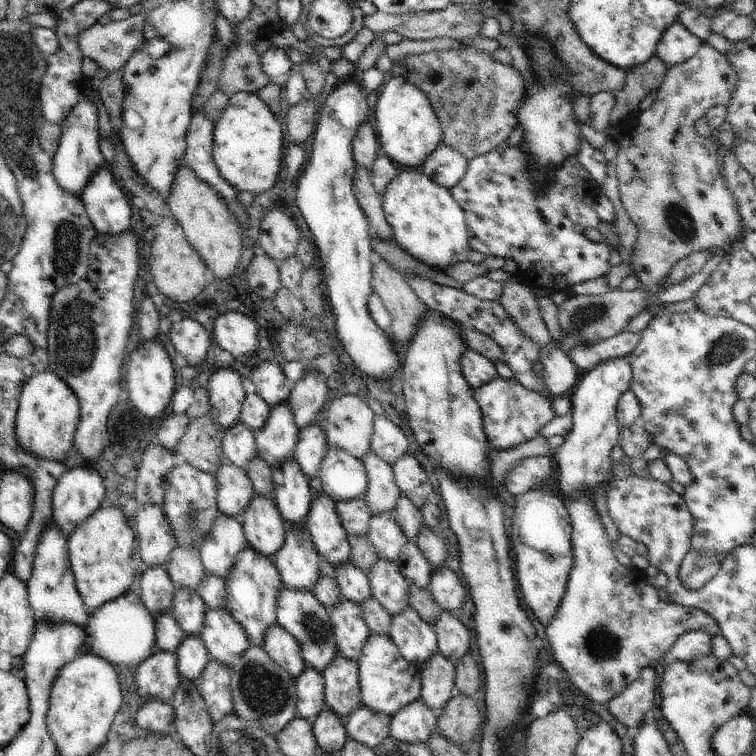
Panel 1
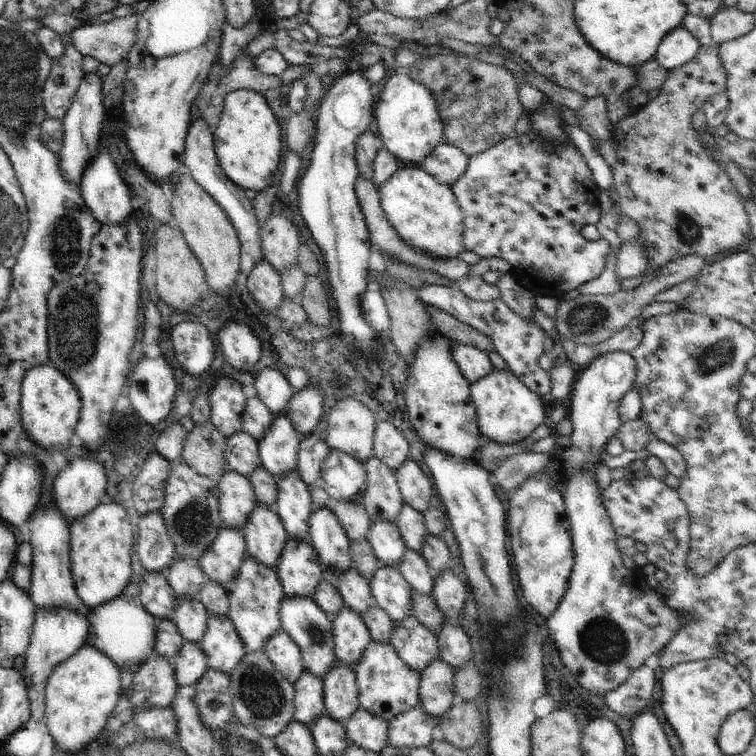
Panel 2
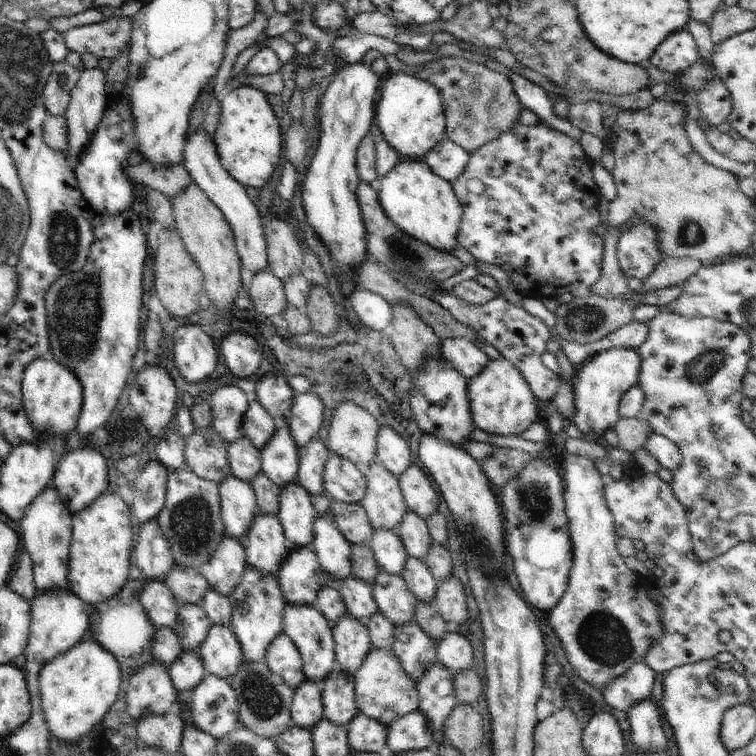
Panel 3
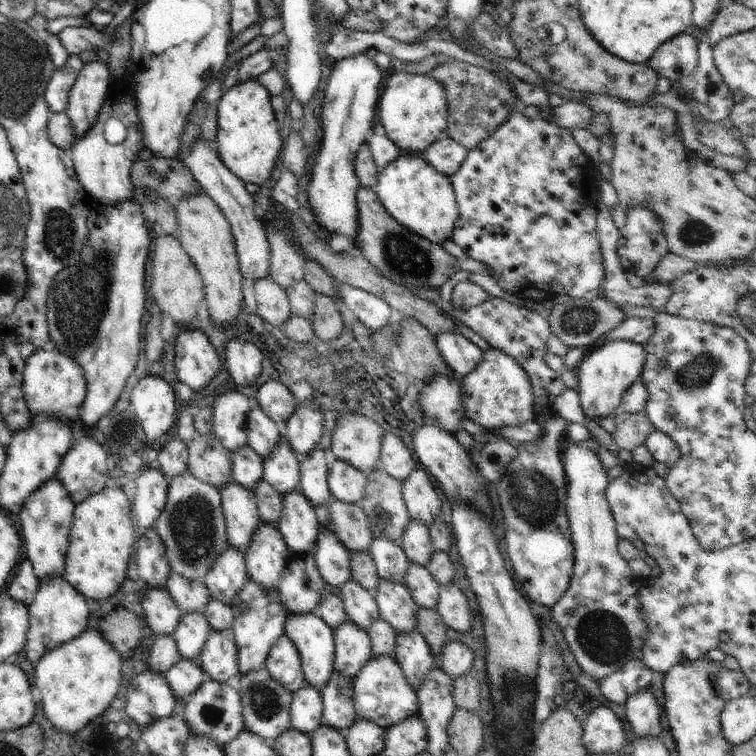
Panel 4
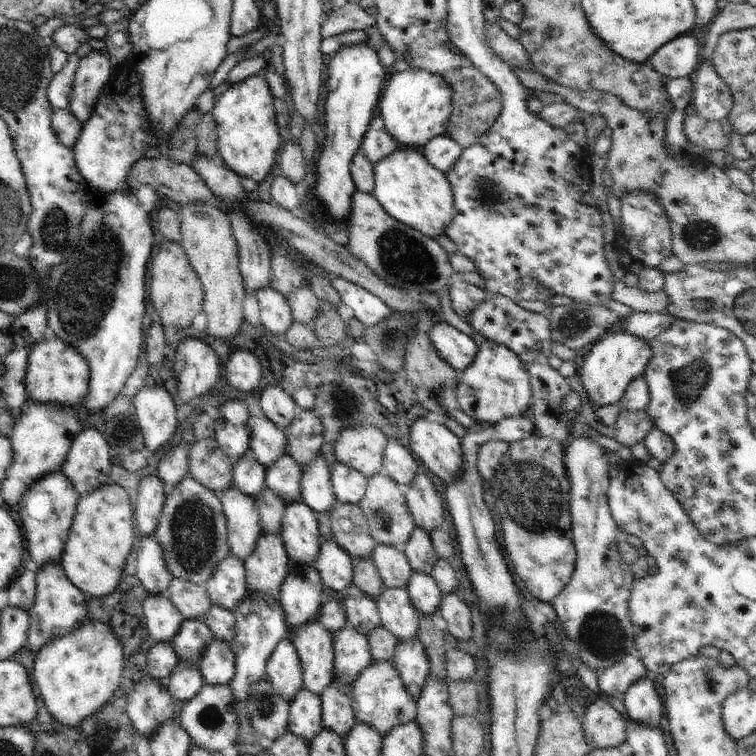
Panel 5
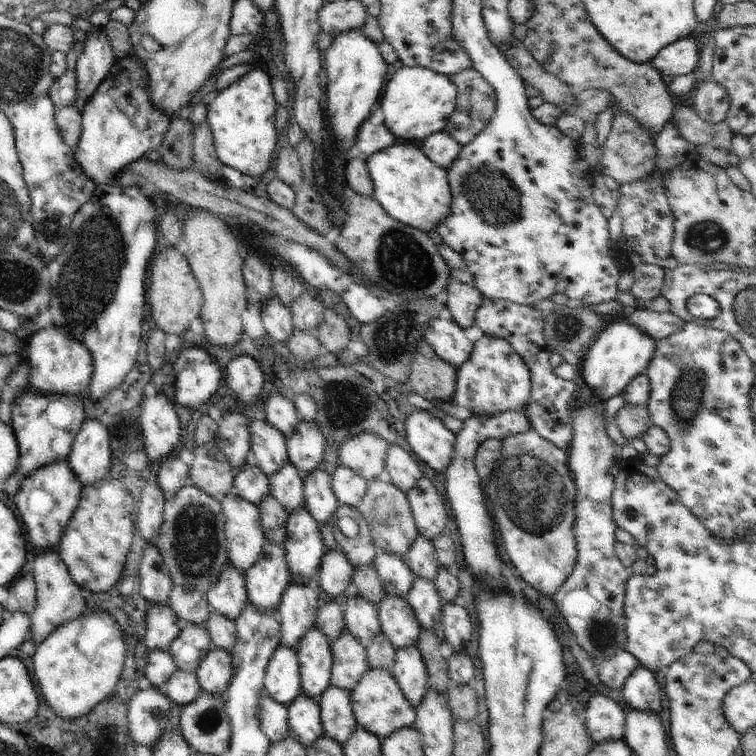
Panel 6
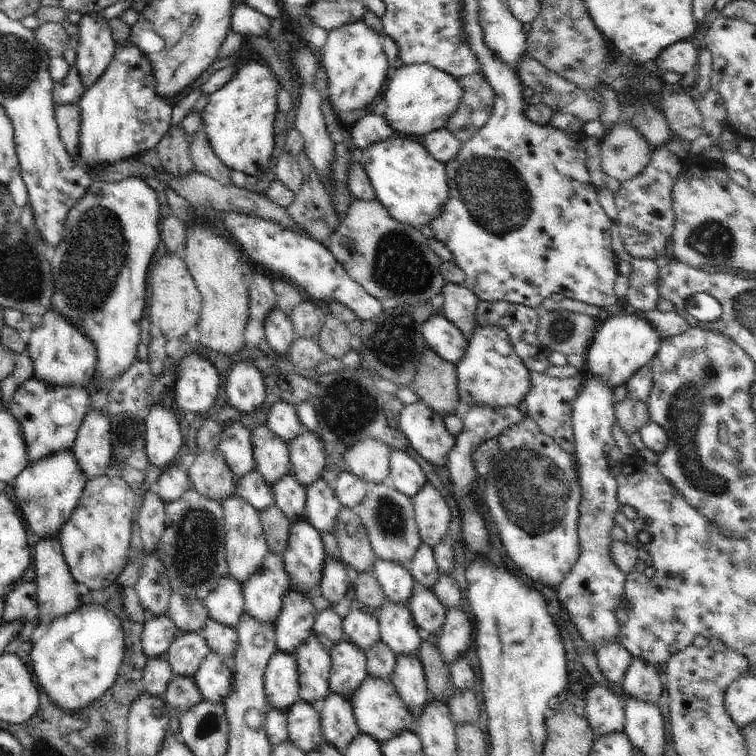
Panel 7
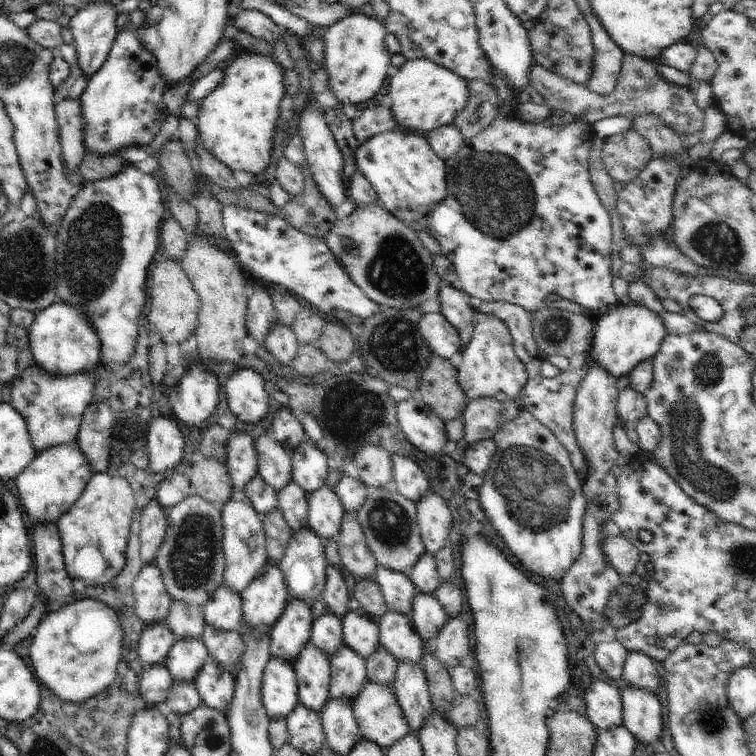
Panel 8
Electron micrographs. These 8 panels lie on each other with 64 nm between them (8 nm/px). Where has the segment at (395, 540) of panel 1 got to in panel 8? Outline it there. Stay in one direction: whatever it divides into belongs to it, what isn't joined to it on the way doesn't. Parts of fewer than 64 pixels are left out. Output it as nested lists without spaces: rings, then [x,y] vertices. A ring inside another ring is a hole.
[[[377,564],[374,579],[378,583],[389,608],[396,612],[402,612],[402,614],[411,612],[414,596],[418,592],[408,575]]]

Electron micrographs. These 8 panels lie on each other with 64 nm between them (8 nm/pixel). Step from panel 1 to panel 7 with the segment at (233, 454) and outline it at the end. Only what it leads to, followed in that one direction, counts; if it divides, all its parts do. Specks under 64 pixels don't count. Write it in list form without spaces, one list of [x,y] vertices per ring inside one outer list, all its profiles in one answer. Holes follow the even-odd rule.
[[[254,470],[237,482],[235,493],[260,512],[275,504],[272,488],[273,486],[267,484],[264,478]]]

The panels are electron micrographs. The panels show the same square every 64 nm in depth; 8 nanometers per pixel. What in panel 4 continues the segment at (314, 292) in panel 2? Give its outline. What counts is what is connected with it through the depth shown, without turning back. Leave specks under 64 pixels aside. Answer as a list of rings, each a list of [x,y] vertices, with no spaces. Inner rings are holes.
[[[316,294],[311,324],[317,342],[330,342],[330,340],[338,338],[346,326],[334,301],[336,300],[328,295]]]

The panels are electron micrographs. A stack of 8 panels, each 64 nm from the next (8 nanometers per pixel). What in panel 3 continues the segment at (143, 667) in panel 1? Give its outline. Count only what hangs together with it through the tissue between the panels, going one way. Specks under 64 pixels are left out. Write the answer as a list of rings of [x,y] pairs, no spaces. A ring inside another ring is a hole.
[[[150,662],[148,666],[144,666],[131,676],[127,688],[128,716],[134,720],[142,720],[148,714],[166,714],[176,708],[178,691],[172,684],[168,669],[169,667],[164,664]]]

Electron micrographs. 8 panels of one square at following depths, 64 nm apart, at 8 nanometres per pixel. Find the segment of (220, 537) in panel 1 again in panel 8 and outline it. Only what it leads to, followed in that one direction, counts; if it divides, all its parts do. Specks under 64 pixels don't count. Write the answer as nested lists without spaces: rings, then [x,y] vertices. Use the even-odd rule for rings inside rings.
[[[226,584],[218,586],[210,600],[203,605],[205,624],[216,630],[238,631],[243,622],[242,597]]]

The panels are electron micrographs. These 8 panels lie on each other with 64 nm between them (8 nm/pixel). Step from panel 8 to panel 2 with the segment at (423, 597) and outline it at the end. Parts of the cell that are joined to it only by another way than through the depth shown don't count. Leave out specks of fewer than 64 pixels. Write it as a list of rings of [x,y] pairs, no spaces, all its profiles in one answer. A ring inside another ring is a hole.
[[[406,548],[402,558],[397,569],[402,573],[406,582],[420,594],[431,594],[435,576],[432,576],[430,567],[421,552]]]

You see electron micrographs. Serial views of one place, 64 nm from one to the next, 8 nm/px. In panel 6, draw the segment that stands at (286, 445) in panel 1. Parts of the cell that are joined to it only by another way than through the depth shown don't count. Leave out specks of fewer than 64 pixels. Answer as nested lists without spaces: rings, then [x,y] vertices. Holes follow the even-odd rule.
[[[289,461],[269,478],[271,496],[280,502],[288,514],[305,508],[304,484],[299,470]]]

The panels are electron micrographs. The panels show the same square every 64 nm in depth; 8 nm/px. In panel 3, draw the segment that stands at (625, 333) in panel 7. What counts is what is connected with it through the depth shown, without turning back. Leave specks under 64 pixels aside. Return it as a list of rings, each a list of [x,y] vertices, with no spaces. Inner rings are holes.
[[[610,348],[584,363],[573,383],[576,414],[571,419],[580,430],[580,439],[598,443],[598,439],[604,438],[607,430],[615,429],[621,417],[620,399],[637,384],[640,366],[640,354],[629,348]]]

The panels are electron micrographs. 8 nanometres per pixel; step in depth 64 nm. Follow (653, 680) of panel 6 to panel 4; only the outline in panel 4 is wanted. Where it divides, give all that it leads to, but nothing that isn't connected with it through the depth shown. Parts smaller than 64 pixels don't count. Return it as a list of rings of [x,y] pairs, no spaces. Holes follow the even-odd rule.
[[[651,688],[636,692],[626,702],[626,714],[630,724],[636,732],[636,738],[644,740],[646,736],[662,737],[660,712],[663,708],[658,705]]]

